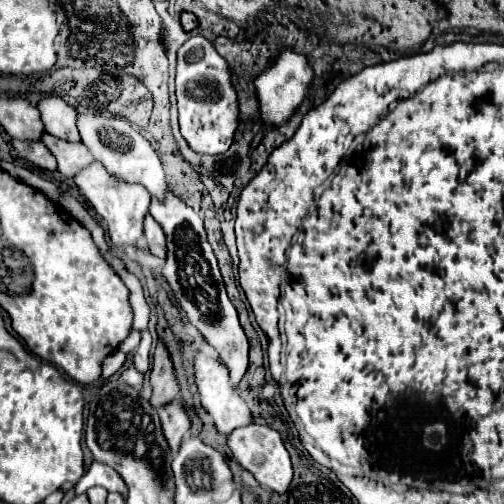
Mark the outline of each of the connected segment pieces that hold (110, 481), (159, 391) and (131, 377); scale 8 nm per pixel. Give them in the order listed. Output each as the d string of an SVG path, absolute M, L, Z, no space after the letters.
M93 462L89 466L85 476L77 482L75 492L83 494L93 486L103 486L109 492L125 492L125 482L121 480L121 476L117 476L117 472L113 468L109 468L107 464L101 464L101 462Z
M163 340L157 342L155 354L153 354L153 370L151 370L151 404L159 408L159 404L165 404L179 396L179 384L175 378L175 366L171 360L171 354Z
M127 368L127 370L123 370L123 372L121 372L121 378L123 378L129 386L133 386L133 388L139 388L139 386L143 384L143 376L141 376L135 368Z

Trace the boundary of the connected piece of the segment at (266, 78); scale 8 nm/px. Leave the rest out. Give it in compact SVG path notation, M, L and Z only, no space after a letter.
M281 50L275 64L271 68L267 68L255 80L263 120L269 122L269 124L275 124L275 126L283 124L297 110L297 106L303 102L305 90L307 90L311 78L313 78L313 70L307 66L307 60L305 60L303 54L295 54L291 50Z

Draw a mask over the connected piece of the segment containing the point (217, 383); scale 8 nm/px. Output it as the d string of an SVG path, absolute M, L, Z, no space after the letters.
M197 352L193 358L195 364L195 382L199 388L199 396L201 396L201 404L207 408L207 412L213 416L215 426L221 434L231 434L235 428L241 426L249 426L253 424L253 414L249 410L249 406L245 404L245 400L237 394L237 390L231 386L229 382L229 372L223 364L215 362L213 358L207 358L203 352Z

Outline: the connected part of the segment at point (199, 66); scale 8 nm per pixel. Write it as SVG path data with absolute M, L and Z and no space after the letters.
M201 34L189 38L177 52L177 106L181 134L199 154L223 154L239 128L239 98L231 82L231 68L215 46Z

